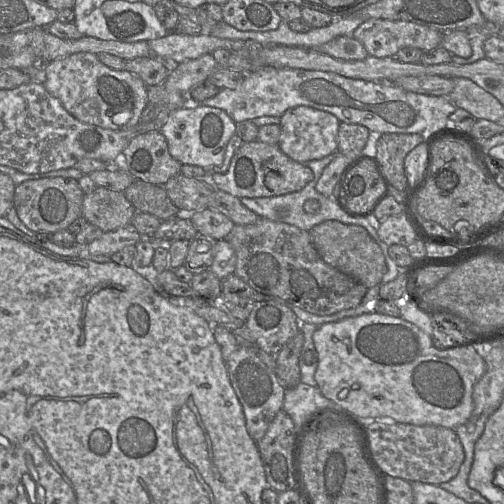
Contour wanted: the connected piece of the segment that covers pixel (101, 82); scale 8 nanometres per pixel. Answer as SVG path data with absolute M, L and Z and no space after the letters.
M79 52L79 53L71 54L66 57L53 60L47 64L43 64L42 66L43 66L43 77L39 81L44 85L44 87L49 92L49 94L57 98L62 104L62 106L67 110L67 112L77 120L83 123L99 126L104 129L111 129L114 131L127 130L140 123L142 112L145 109L145 107L148 105L148 87L144 83L144 81L138 76L136 76L135 74L127 70L111 69L105 64L103 64L102 62L100 62L96 54L93 54L90 52Z

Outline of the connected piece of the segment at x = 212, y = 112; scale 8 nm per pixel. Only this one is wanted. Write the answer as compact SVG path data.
M191 98L185 105L173 111L160 132L165 136L170 155L182 165L193 165L202 168L215 168L222 165L227 144L236 134L236 123L222 109L193 105Z

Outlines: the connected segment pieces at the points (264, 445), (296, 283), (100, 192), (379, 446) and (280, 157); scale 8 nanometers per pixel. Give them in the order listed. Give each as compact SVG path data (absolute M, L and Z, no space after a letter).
M282 409L270 423L265 435L256 442L269 487L276 492L295 489L294 450L301 430Z
M260 218L251 225L235 225L224 238L236 255L235 274L254 291L285 300L316 316L331 316L357 307L368 288L325 263L313 246L308 231Z
M96 187L93 192L84 194L81 217L90 224L100 228L103 232L115 231L131 225L137 210L126 199L124 192L112 191L105 187Z
M373 422L368 426L371 450L379 466L387 475L409 482L418 481L440 485L459 472L465 454L455 429L412 424Z
M259 140L244 142L234 154L226 173L208 173L215 188L237 198L273 197L302 190L313 180L312 170L305 164L296 162L285 155L278 145L270 145Z

